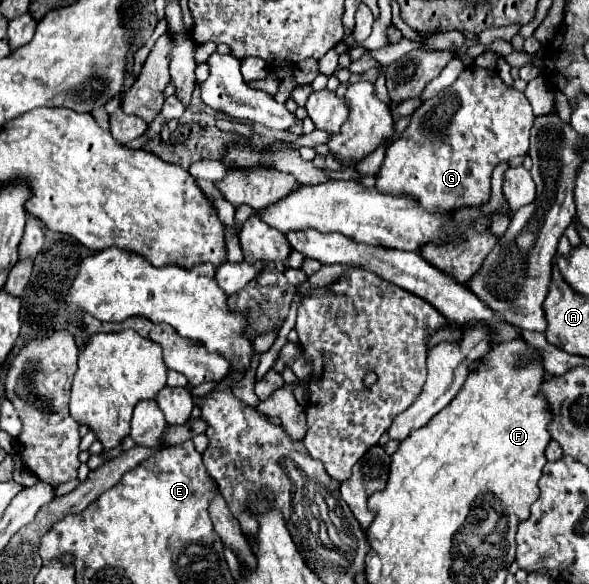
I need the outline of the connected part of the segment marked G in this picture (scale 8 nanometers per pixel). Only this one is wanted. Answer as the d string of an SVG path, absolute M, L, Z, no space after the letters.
M476 64L464 68L458 80L418 106L408 128L386 148L386 158L376 174L376 190L396 196L412 196L426 212L446 214L464 206L478 206L490 200L490 178L494 168L514 156L526 156L534 112L528 98L502 82L498 70Z

